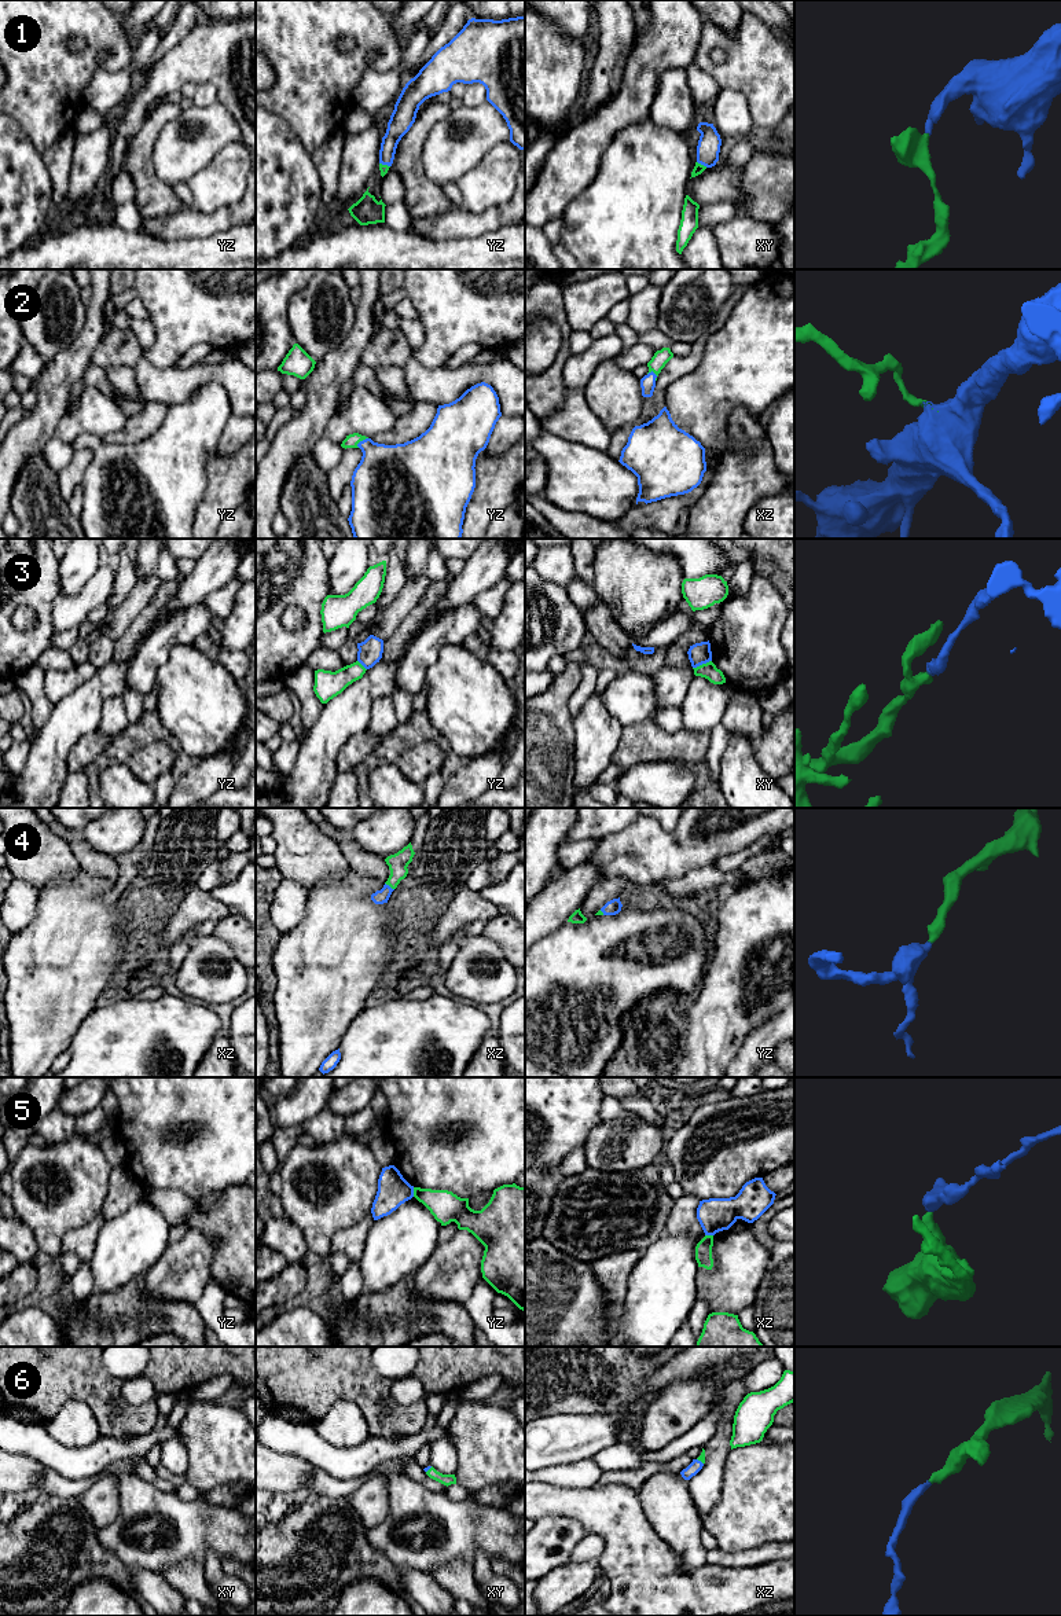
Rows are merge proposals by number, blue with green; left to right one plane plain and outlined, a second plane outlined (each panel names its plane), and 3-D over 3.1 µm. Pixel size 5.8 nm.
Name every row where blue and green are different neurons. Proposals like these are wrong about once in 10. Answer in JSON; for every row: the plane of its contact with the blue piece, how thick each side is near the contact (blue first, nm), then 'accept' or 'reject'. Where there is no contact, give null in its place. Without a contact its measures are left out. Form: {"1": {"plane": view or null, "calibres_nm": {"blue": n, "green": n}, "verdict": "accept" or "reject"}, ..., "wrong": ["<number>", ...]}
{"1": {"plane": "xy", "calibres_nm": {"blue": 140, "green": 60}, "verdict": "accept"}, "2": {"plane": "yz", "calibres_nm": {"blue": 360, "green": 80}, "verdict": "accept"}, "3": {"plane": "xy", "calibres_nm": {"blue": 130, "green": 90}, "verdict": "reject"}, "4": {"plane": "xz", "calibres_nm": {"blue": 80, "green": 120}, "verdict": "accept"}, "5": {"plane": "yz", "calibres_nm": {"blue": 190, "green": 180}, "verdict": "reject"}, "6": {"plane": "xz", "calibres_nm": {"blue": 70, "green": 40}, "verdict": "accept"}, "wrong": ["3", "5"]}

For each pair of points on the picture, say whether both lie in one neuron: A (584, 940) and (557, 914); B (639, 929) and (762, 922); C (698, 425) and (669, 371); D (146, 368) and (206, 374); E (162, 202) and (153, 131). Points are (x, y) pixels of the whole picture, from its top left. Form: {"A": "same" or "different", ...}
{"A": "different", "B": "different", "C": "different", "D": "same", "E": "same"}

